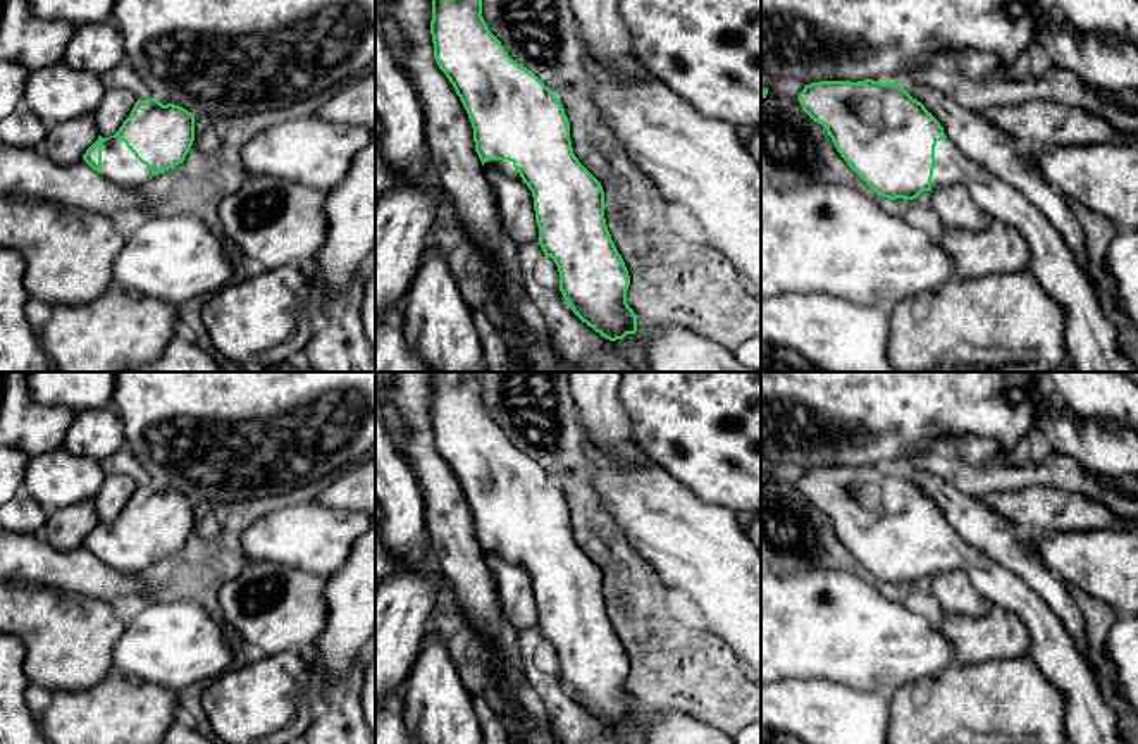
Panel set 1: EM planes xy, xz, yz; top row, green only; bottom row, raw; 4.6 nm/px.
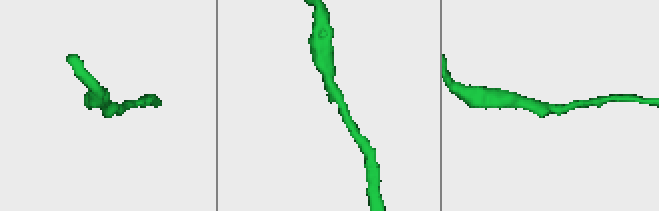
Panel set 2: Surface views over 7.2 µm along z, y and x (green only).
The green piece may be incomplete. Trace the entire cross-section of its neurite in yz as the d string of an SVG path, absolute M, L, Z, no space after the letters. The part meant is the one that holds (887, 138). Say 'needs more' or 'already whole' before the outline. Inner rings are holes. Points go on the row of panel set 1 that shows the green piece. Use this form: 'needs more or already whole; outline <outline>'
needs more; outline M864 79L819 81L799 93L802 110L821 124L840 157L880 196L914 200L923 191L961 183L990 219L1014 226L1030 245L1028 270L1062 307L1066 346L1074 372L1136 372L1121 353L1117 331L1104 315L1095 289L1079 269L1061 232L1007 181L969 160L943 133L940 122L897 83Z

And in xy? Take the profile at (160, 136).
needs more; outline M155 98L138 100L110 138L98 140L83 160L115 184L138 189L153 176L182 164L195 141L195 115Z

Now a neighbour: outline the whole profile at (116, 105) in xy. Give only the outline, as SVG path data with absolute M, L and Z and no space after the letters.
M107 88L98 108L93 114L98 136L114 136L129 117L136 102L138 98L127 90Z

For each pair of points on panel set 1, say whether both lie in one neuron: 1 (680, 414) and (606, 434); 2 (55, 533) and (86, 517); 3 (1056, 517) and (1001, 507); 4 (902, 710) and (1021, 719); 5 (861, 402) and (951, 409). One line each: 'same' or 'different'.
1: different
2: same
3: same
4: same
5: same

